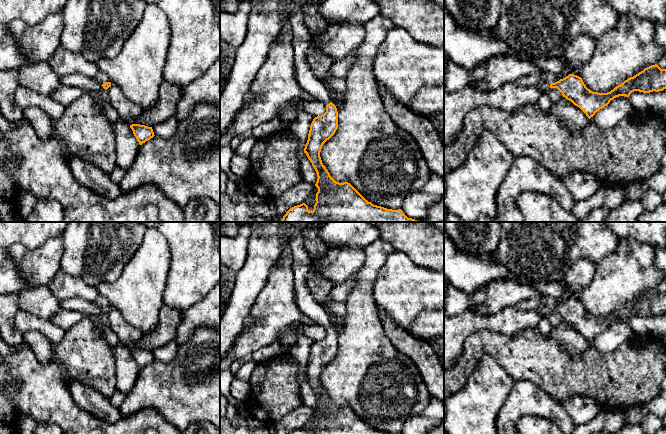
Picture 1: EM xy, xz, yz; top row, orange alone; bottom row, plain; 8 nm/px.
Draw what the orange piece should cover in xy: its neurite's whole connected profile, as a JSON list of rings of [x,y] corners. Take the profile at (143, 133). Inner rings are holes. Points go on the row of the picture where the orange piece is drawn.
[[[132,124],[130,125],[130,128],[132,129],[133,134],[140,145],[142,145],[143,143],[155,136],[152,127],[140,124]]]

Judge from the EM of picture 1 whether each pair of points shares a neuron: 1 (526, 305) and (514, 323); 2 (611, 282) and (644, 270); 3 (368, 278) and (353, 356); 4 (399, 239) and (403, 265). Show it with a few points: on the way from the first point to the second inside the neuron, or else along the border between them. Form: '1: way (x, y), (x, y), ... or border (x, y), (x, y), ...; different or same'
1: border (513, 306), (523, 310), (534, 311); different
2: way (619, 278), (631, 270), (636, 270); same
3: way (361, 297), (361, 337); same
4: border (395, 250), (403, 252), (420, 266); different

